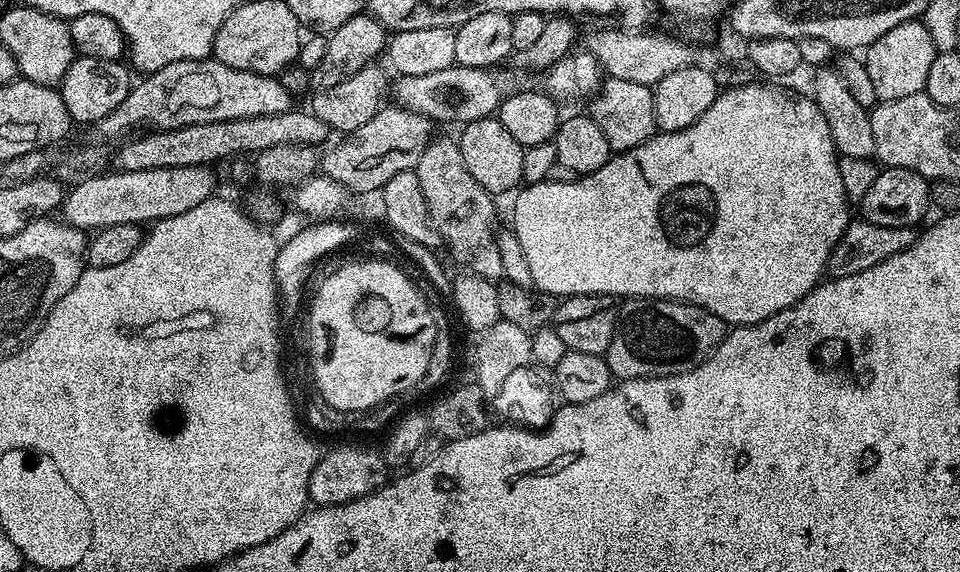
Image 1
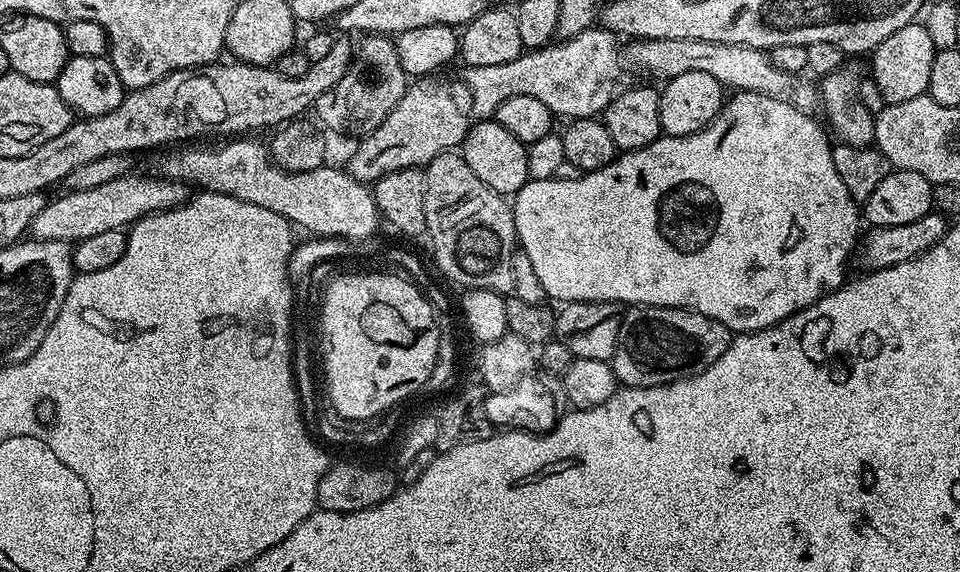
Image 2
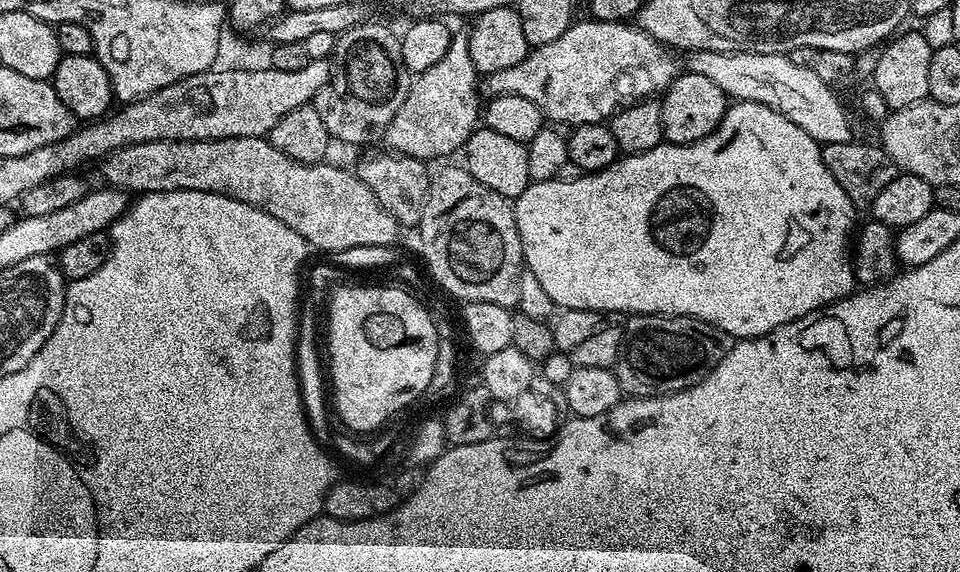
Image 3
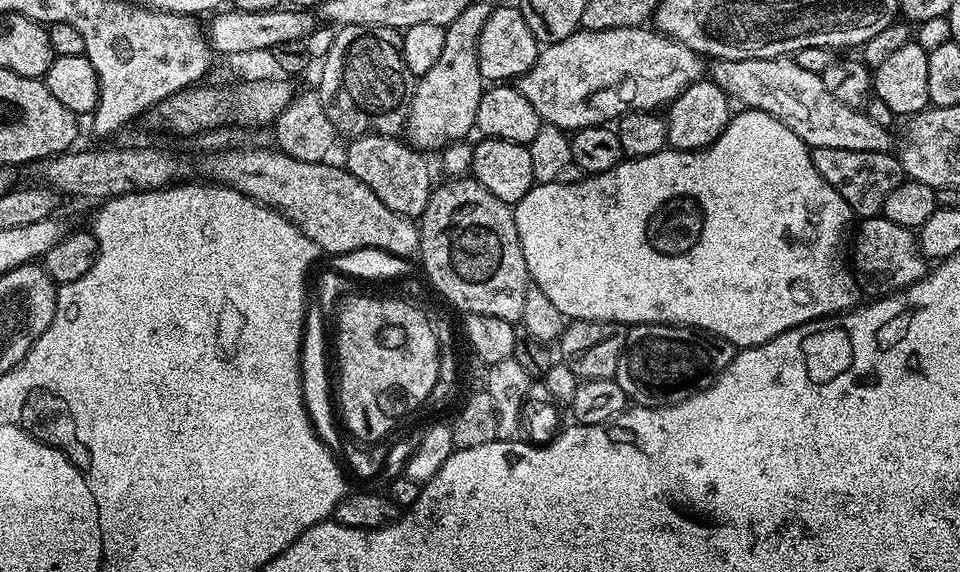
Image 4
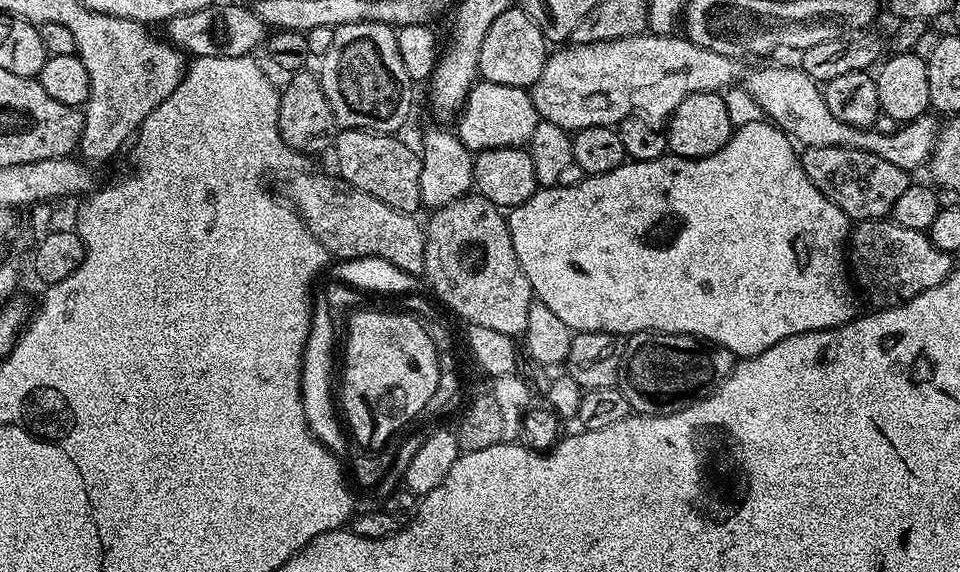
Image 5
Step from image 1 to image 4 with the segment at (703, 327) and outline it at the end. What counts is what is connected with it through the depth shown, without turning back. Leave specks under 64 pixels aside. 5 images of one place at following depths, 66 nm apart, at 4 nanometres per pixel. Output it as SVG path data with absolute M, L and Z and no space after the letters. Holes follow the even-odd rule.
M633 324L625 331L624 349L618 358L614 379L618 386L622 386L633 405L642 408L669 408L707 388L715 377L728 369L737 351L736 345L729 340L710 332L682 328L678 324Z

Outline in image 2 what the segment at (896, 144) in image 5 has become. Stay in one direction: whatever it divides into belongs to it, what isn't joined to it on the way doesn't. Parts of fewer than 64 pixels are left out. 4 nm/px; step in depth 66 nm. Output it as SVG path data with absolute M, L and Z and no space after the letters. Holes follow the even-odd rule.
M654 38L653 40L632 40L623 45L622 56L640 72L649 72L659 82L667 82L678 78L678 74L690 74L690 70L699 70L702 74L710 74L710 78L718 78L725 89L736 92L757 92L773 96L776 100L785 100L798 110L809 114L818 108L818 92L799 75L778 70L772 64L767 51L750 46L734 46L718 42L702 42L698 38Z

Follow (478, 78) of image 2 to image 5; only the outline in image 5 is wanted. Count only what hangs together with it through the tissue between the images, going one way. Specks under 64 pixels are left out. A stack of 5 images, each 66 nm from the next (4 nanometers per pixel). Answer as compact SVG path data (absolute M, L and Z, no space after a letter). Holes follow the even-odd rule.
M645 34L610 42L560 46L549 55L546 66L530 89L530 95L541 120L554 122L569 130L590 126L616 126L628 116L641 116L650 126L663 129L676 107L690 94L718 92L733 87L737 61L730 56L714 54L680 34L657 36Z

